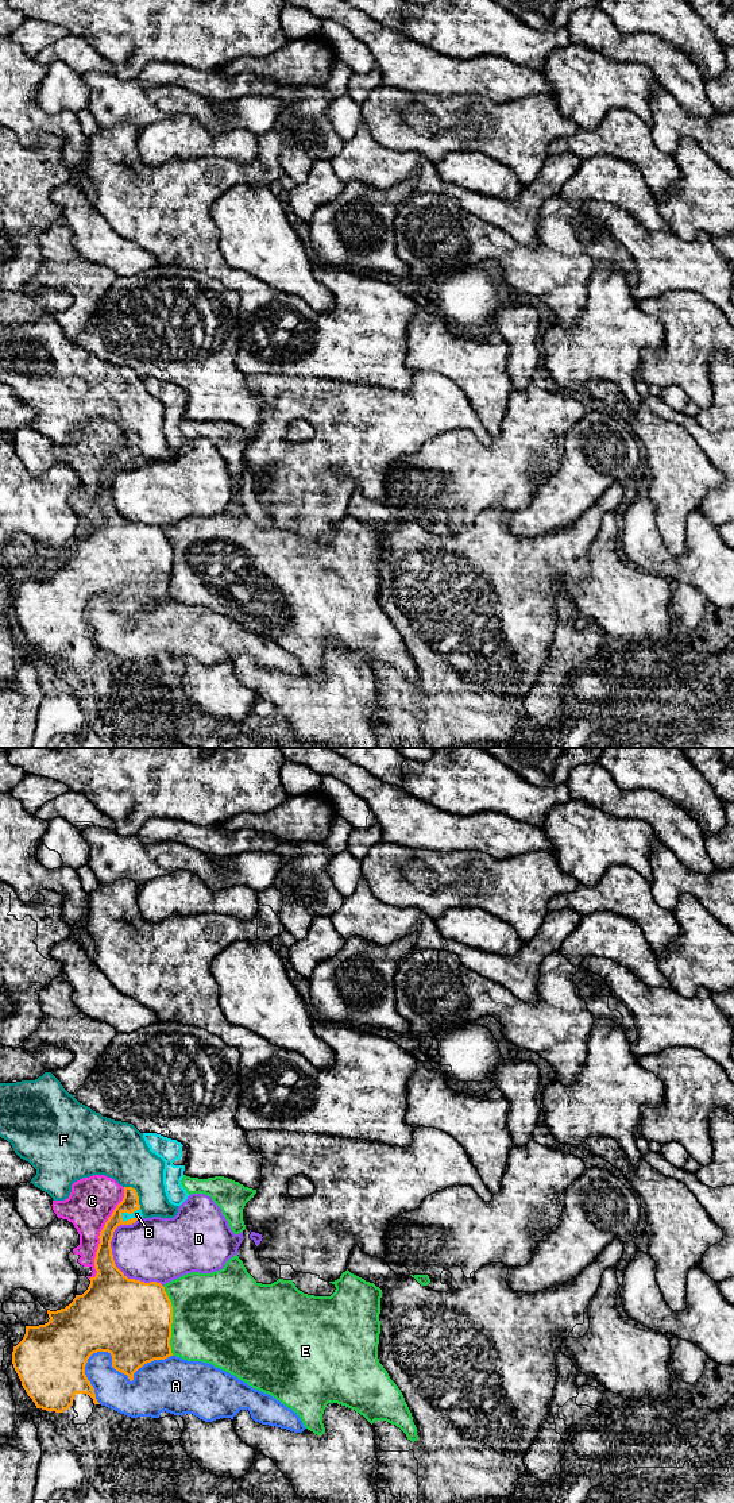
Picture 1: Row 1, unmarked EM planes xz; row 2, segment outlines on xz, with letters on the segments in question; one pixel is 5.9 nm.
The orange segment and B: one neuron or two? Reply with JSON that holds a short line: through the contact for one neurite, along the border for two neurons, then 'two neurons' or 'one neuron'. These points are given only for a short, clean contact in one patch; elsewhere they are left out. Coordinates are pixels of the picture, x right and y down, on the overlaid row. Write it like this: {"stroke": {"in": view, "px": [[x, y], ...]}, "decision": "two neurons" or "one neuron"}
{"decision": "one neuron"}

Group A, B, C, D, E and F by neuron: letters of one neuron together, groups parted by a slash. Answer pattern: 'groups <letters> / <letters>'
groups A / B / C / D / E / F

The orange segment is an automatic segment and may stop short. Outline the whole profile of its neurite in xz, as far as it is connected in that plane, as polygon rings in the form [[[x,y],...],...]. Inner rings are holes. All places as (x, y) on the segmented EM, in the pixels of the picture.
[[[124,1187],[124,1198],[100,1232],[100,1244],[94,1257],[94,1277],[82,1295],[76,1295],[65,1309],[50,1311],[49,1322],[39,1326],[26,1326],[23,1340],[13,1346],[12,1364],[27,1395],[36,1408],[63,1413],[73,1406],[76,1394],[86,1394],[94,1404],[94,1388],[85,1375],[88,1359],[97,1352],[112,1356],[112,1367],[127,1375],[130,1381],[134,1373],[144,1364],[165,1360],[171,1353],[173,1306],[161,1283],[144,1283],[128,1279],[115,1264],[111,1241],[120,1225],[132,1225],[143,1218],[139,1196],[135,1188]]]

